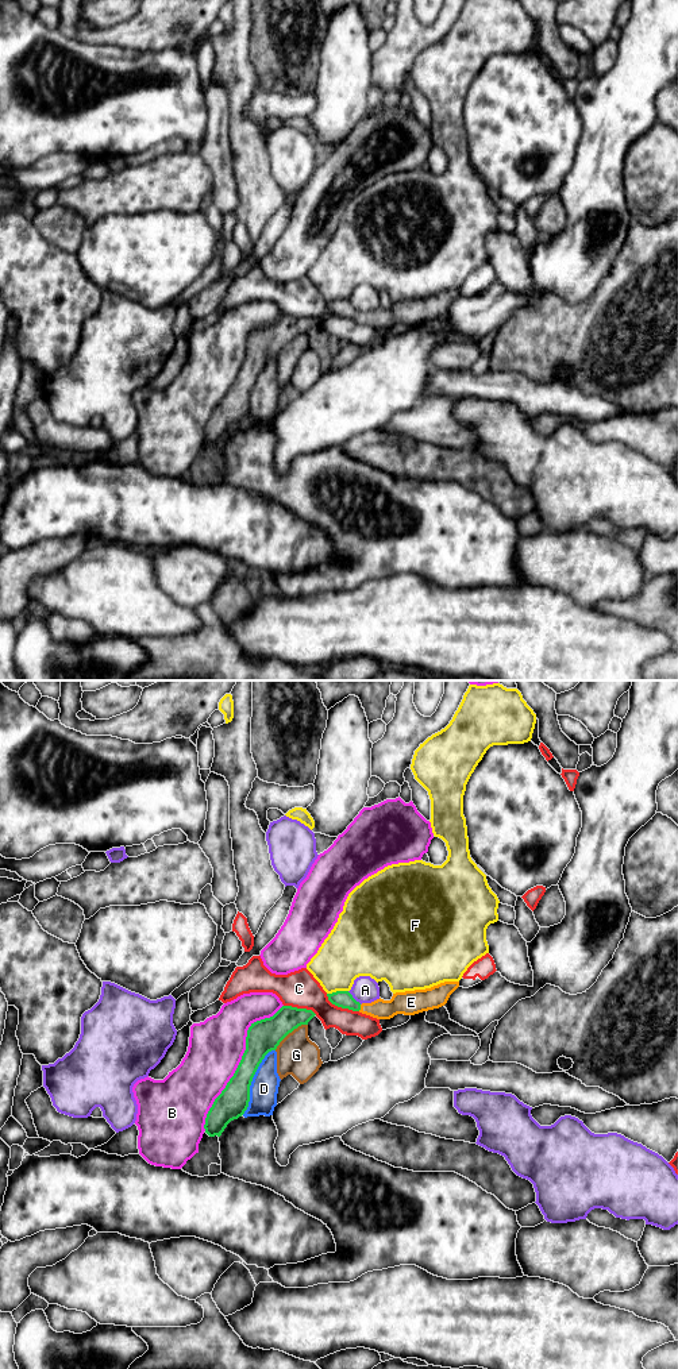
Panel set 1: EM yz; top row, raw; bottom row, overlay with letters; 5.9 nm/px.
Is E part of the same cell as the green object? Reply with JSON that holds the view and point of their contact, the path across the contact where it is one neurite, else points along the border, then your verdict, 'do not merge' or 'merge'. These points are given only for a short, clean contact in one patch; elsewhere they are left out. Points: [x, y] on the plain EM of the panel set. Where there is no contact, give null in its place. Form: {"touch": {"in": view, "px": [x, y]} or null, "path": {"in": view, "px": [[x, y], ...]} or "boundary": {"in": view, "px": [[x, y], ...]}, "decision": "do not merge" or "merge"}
{"touch": {"in": "yz", "px": [359, 316]}, "path": {"in": "yz", "px": [[343, 308], [359, 316], [393, 316], [400, 312]]}, "decision": "merge"}

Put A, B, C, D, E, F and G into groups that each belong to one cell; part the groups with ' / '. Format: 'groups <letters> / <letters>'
groups A / B / C / D G / E / F

